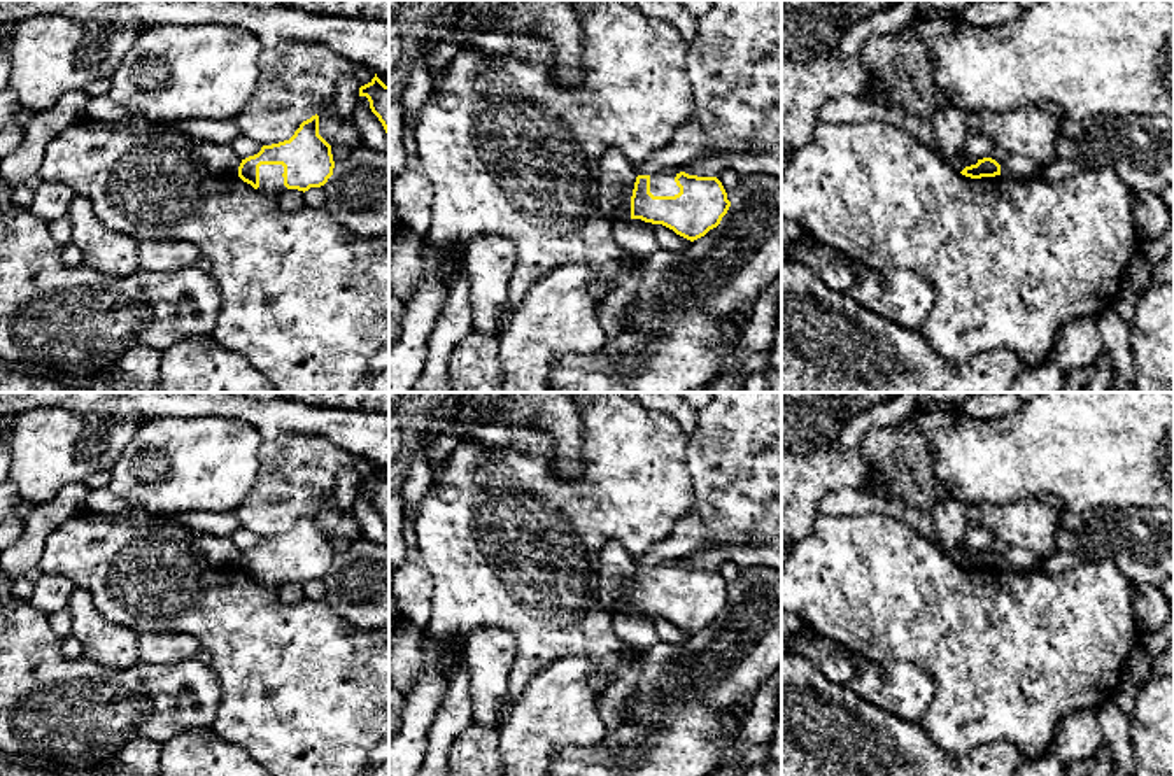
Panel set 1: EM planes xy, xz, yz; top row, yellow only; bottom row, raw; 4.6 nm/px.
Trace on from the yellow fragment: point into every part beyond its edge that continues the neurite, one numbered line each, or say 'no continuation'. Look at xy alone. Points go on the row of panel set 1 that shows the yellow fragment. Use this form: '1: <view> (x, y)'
1: xy (270, 176)

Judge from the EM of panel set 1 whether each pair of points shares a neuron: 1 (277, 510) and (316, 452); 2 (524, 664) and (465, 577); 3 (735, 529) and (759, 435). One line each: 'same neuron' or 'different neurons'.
1: same neuron
2: same neuron
3: same neuron

